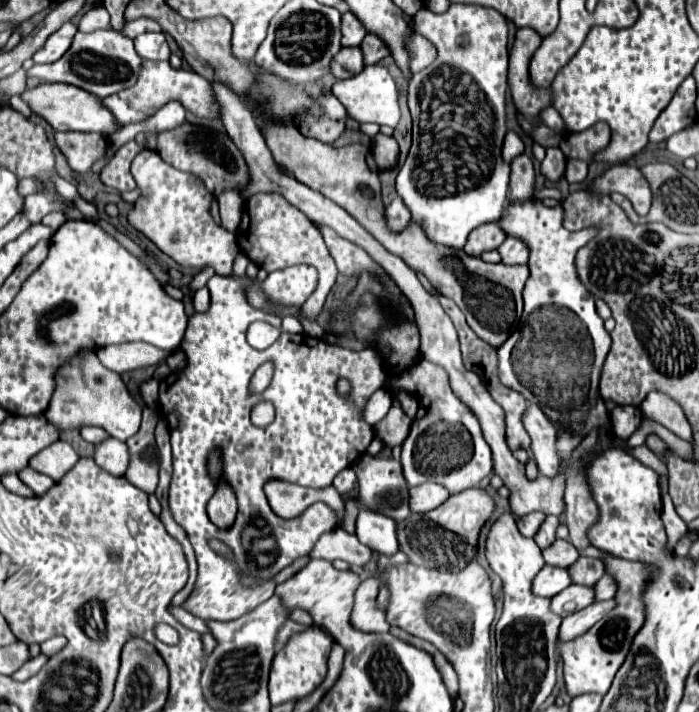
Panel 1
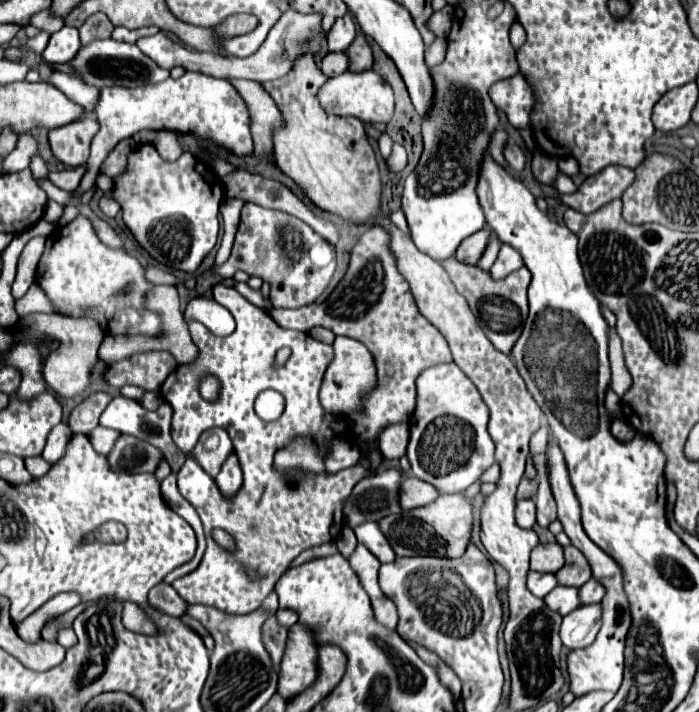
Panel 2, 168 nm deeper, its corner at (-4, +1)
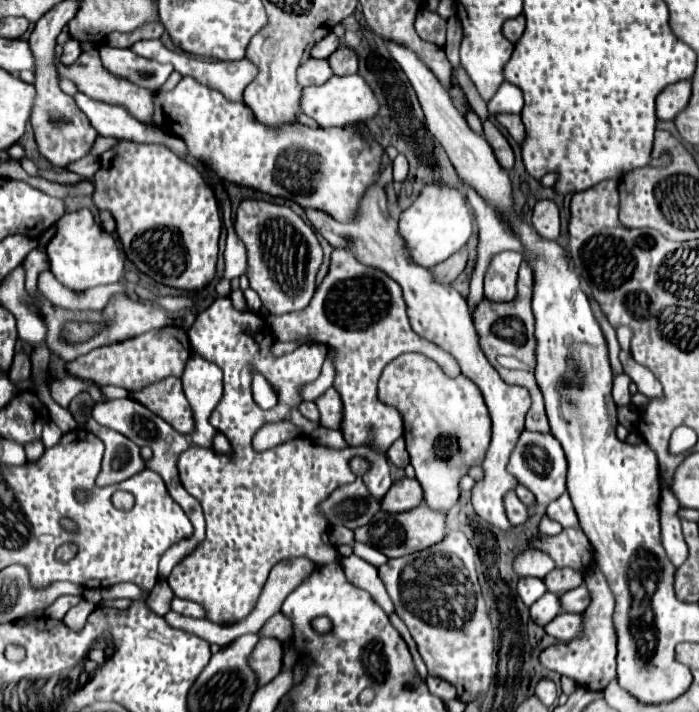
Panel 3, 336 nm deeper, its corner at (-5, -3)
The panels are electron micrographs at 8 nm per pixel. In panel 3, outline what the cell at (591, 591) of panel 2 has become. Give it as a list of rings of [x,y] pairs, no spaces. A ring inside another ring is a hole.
[[[581,584],[575,590],[569,590],[565,594],[561,594],[561,612],[583,612],[589,606],[589,592],[587,588]]]

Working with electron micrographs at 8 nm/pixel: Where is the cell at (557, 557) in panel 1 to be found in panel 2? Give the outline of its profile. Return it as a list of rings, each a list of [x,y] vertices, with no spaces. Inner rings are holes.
[[[558,542],[538,544],[530,556],[530,568],[536,572],[558,572],[564,566],[564,548]]]

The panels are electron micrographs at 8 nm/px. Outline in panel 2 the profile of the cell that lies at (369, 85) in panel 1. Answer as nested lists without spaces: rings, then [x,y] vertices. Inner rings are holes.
[[[374,70],[364,72],[344,72],[330,78],[328,84],[318,94],[322,108],[336,116],[354,116],[362,122],[388,122],[394,116],[394,92],[386,80]]]

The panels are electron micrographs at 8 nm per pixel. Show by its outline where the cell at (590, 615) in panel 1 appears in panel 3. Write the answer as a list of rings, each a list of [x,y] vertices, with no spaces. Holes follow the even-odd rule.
[[[561,612],[561,616],[557,616],[557,620],[551,620],[549,626],[545,626],[545,634],[561,640],[561,642],[569,642],[573,640],[583,628],[583,620],[579,614],[565,614]]]

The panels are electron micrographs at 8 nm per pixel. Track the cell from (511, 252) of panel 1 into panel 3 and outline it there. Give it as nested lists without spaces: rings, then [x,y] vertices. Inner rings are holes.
[[[499,252],[485,272],[485,300],[511,302],[517,294],[517,272],[523,256],[519,252]]]

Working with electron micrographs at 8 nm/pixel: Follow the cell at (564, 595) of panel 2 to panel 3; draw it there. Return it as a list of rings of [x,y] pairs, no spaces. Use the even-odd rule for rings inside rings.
[[[545,592],[541,596],[541,600],[537,600],[531,608],[529,608],[529,616],[533,618],[535,624],[545,626],[549,624],[555,616],[559,614],[559,596],[553,592]]]

